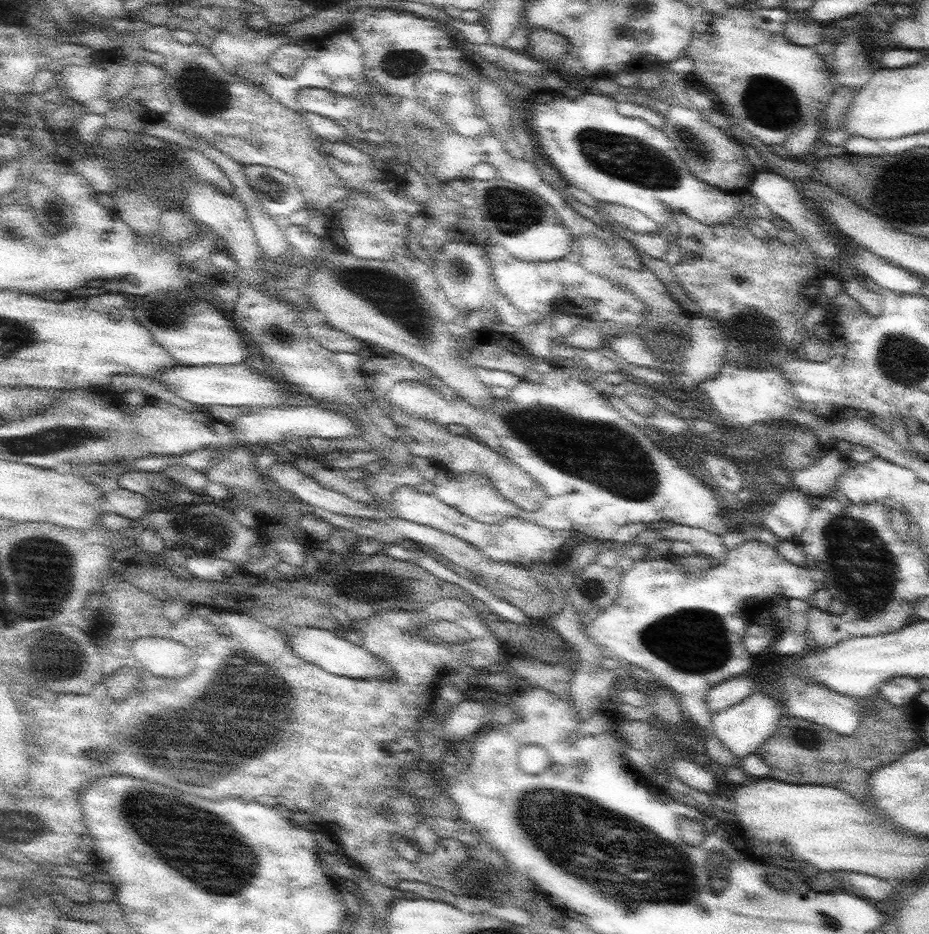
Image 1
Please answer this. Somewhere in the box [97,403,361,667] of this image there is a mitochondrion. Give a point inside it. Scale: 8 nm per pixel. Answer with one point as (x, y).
(193, 525)

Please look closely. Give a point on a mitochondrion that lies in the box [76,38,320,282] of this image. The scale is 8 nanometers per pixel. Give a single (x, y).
(208, 95)

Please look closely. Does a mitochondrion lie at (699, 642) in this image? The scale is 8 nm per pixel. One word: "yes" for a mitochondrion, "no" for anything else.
yes

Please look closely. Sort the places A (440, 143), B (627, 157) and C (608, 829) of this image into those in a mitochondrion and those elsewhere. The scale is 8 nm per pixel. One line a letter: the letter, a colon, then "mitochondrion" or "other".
A: other
B: mitochondrion
C: other

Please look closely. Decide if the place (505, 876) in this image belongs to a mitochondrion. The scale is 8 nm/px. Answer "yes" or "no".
no

